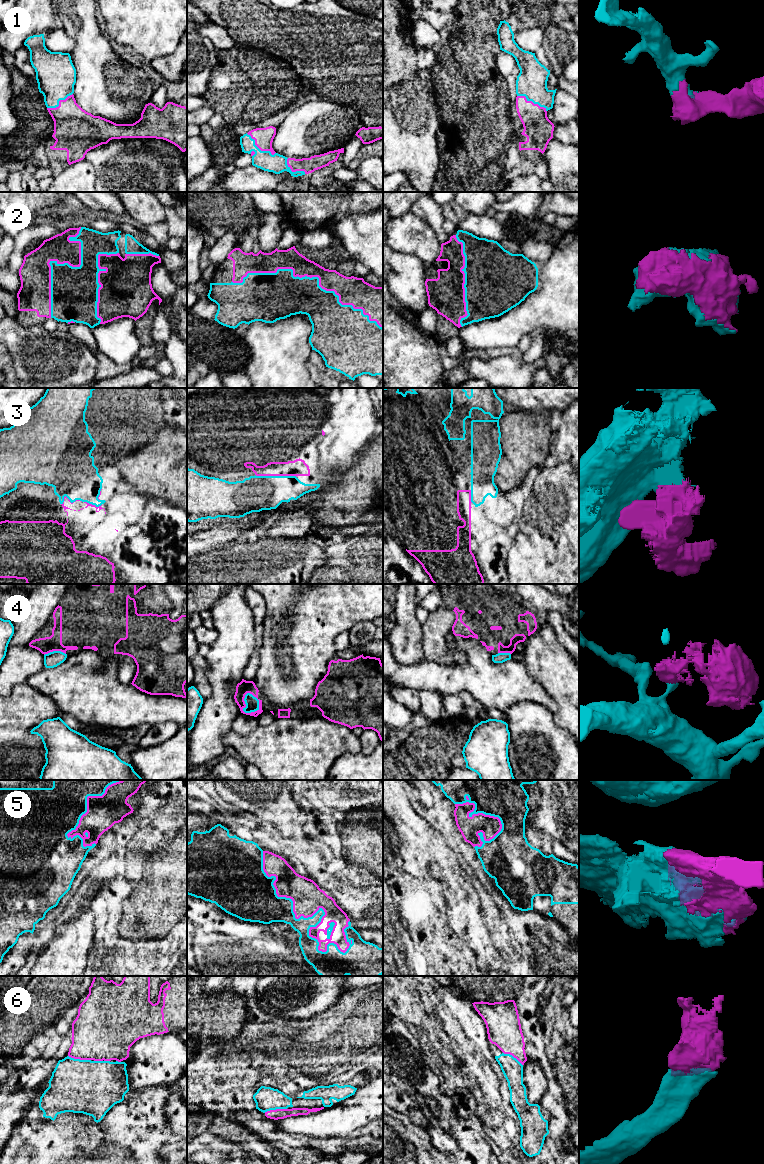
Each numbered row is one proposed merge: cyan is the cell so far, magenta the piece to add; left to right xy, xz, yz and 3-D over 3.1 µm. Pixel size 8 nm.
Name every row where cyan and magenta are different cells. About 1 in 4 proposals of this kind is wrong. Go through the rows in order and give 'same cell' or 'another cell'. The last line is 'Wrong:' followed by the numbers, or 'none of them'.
1: same cell
2: same cell
3: same cell
4: another cell
5: same cell
6: same cell
Wrong: 4

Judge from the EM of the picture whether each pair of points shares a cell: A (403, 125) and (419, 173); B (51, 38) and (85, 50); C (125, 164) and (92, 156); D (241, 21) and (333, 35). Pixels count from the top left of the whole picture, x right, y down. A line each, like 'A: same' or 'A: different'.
A: same
B: different
C: same
D: same

